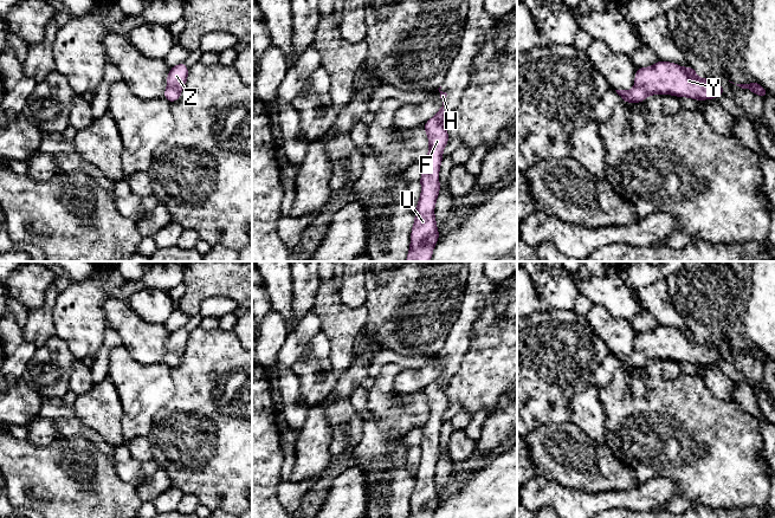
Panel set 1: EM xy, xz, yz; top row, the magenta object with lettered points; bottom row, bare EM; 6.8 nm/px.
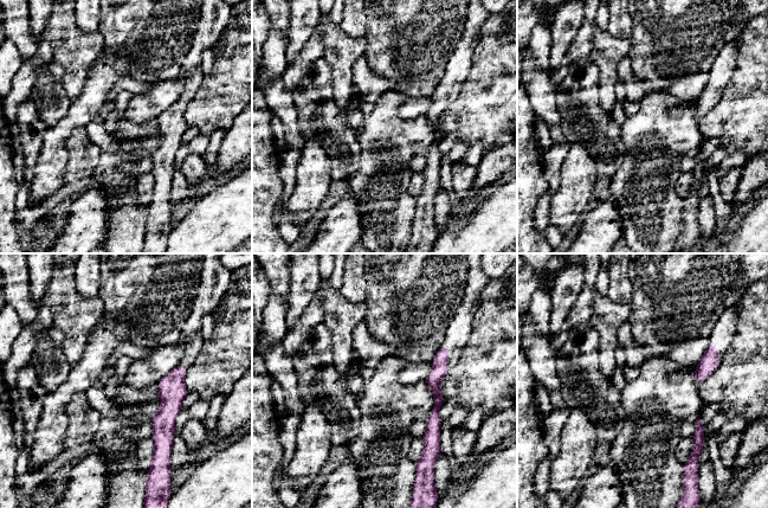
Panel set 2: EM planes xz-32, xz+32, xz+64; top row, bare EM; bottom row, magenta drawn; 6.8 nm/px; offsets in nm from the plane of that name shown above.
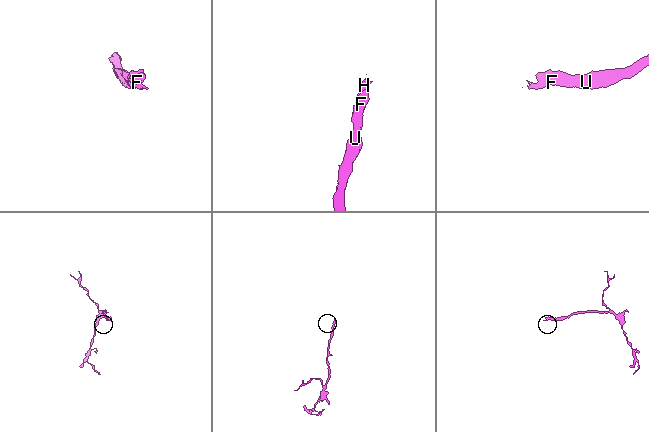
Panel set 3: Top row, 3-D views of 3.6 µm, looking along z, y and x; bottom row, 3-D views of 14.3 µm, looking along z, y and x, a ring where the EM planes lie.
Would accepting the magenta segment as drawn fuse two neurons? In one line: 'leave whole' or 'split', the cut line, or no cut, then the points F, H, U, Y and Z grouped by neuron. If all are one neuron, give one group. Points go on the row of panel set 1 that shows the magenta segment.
leave whole; no cut; F H U Y Z

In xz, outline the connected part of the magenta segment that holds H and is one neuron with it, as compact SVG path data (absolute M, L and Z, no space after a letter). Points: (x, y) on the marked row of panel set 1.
M438 89L443 106L422 127L427 134L430 150L426 158L420 163L422 174L420 177L421 195L415 209L415 220L411 232L411 246L406 261L430 261L434 245L440 237L437 229L434 206L440 192L439 170L443 161L443 151L450 136L446 130L448 112L444 110L447 93Z

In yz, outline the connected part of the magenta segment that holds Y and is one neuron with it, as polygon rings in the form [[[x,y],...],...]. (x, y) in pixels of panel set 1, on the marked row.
[[[660,59],[650,67],[638,67],[634,85],[629,91],[615,90],[626,104],[641,103],[648,95],[673,95],[696,101],[726,95],[719,82],[699,78],[691,65],[684,69],[676,63]]]

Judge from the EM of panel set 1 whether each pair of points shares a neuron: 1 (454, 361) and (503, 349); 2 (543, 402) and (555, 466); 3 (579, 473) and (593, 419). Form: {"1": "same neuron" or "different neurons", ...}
{"1": "different neurons", "2": "different neurons", "3": "different neurons"}

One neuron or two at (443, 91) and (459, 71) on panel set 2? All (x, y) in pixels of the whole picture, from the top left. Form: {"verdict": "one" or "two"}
{"verdict": "one"}

